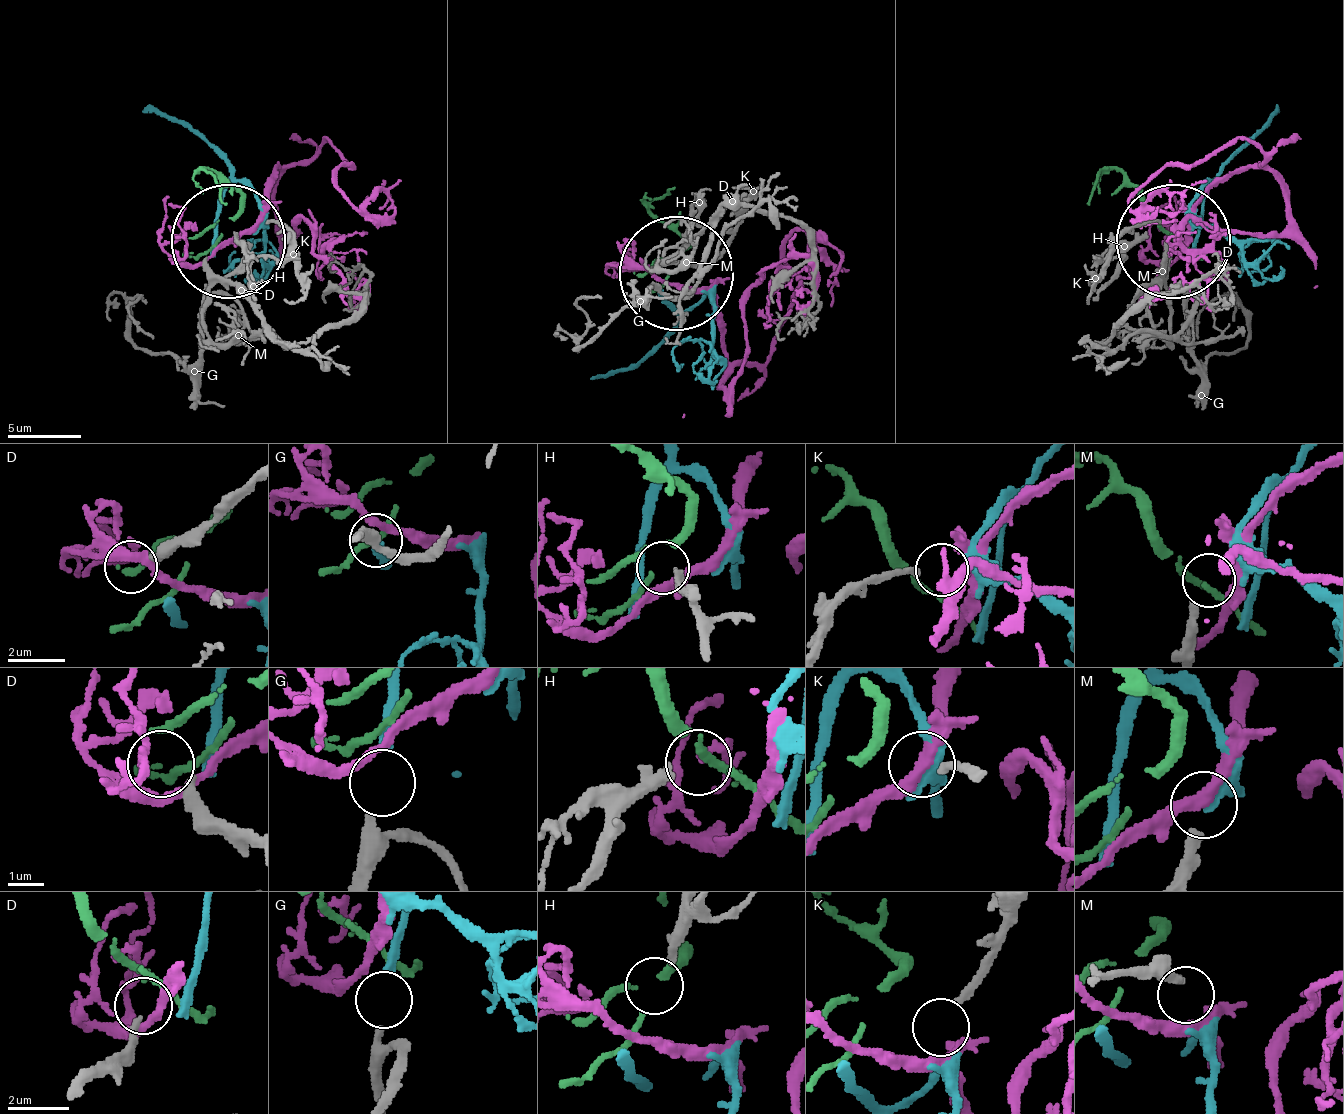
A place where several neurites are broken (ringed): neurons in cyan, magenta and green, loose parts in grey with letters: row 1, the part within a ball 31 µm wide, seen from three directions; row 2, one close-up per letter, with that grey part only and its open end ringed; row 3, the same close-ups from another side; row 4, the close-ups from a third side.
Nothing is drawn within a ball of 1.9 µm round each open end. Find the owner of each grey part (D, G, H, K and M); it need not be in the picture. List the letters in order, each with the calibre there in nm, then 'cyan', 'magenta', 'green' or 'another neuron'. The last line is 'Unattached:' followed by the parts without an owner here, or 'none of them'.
D: 280 nm | another neuron
G: 240 nm | cyan
H: 260 nm | another neuron
K: 200 nm | magenta
M: 300 nm | another neuron
Unattached: D, H, M

